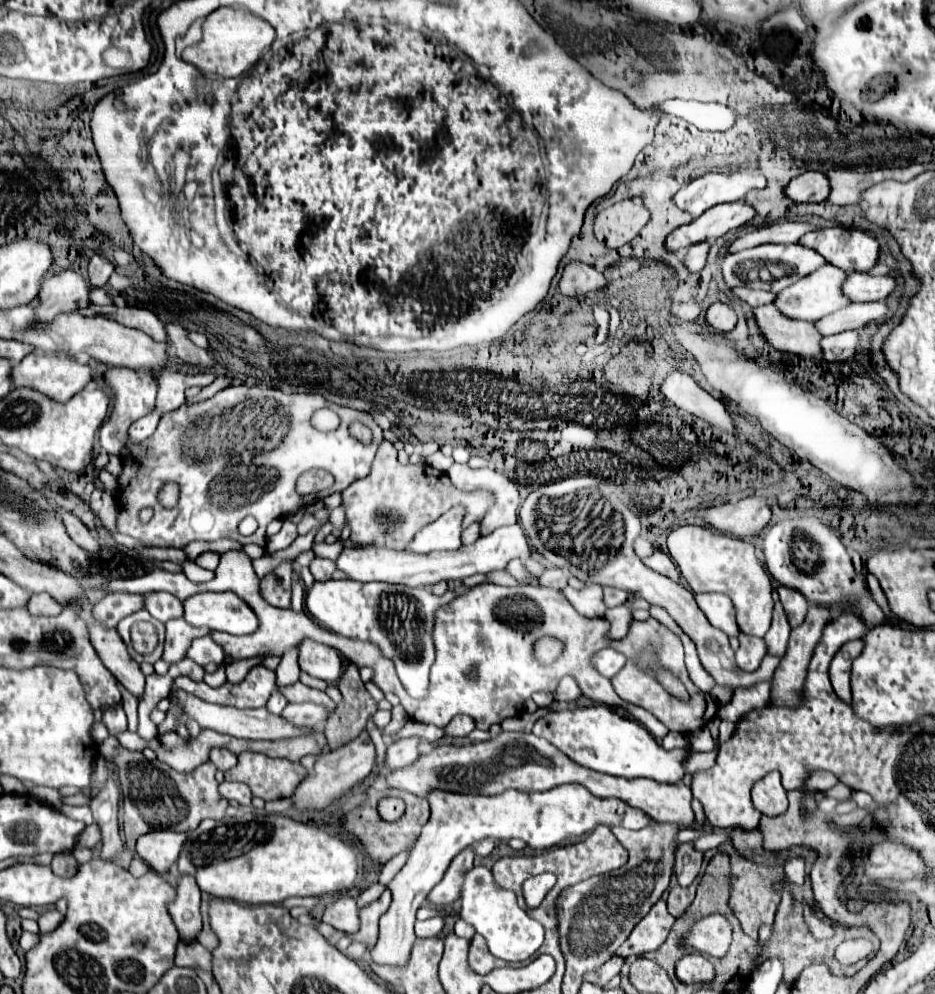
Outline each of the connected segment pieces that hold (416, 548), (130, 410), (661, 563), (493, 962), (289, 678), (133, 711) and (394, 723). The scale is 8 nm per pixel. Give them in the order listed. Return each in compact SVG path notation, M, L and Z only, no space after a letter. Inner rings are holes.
M455 506L443 514L439 520L421 528L409 550L413 552L433 552L433 550L457 550L461 547L462 520L465 509Z
M107 368L105 380L107 380L107 384L111 386L111 390L115 394L115 404L113 404L113 412L111 412L109 420L105 420L105 424L101 426L99 440L101 440L101 446L103 446L103 450L107 454L119 456L121 448L127 442L127 428L135 420L139 420L139 418L143 418L143 416L147 416L147 414L151 414L155 410L157 380L149 372L129 370L129 368Z
M655 552L653 556L645 558L643 564L657 570L657 572L661 572L661 574L665 574L665 576L669 576L669 578L673 578L673 580L679 580L679 570L665 552Z
M475 934L475 938L471 940L471 948L469 948L469 966L473 968L473 972L485 976L485 974L489 974L489 972L495 970L495 968L507 966L507 962L495 958L495 956L487 950L485 940L483 940L479 934Z
M297 648L293 650L287 650L283 656L281 656L281 664L277 666L275 674L277 674L277 688L283 688L283 686L291 686L299 680L299 664L297 664Z
M121 686L121 694L123 694L123 708L125 708L125 714L127 714L127 720L129 720L129 726L127 726L127 730L129 732L137 732L137 706L139 706L139 702L137 702L137 698L133 698L133 694L129 694L123 686Z
M393 706L393 710L391 710L391 714L393 714L393 720L389 722L389 726L383 730L387 736L391 736L391 734L395 734L401 726L405 726L405 722L409 720L409 716L405 714L405 710L403 710L403 706Z

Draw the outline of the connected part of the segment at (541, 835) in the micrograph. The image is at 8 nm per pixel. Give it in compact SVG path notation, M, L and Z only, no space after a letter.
M563 784L547 792L505 790L495 796L465 796L435 790L433 794L429 794L429 804L429 822L425 824L415 846L411 848L407 864L389 882L393 902L379 920L379 940L371 948L371 958L377 964L403 966L409 960L409 952L415 942L415 912L427 900L431 888L441 882L451 860L469 844L475 844L481 838L493 838L503 842L511 838L521 838L533 850L543 850L559 844L565 838L591 832L599 824L623 826L631 830L639 830L651 824L651 818L647 818L641 810L625 806L625 802L617 798L601 800L579 784Z

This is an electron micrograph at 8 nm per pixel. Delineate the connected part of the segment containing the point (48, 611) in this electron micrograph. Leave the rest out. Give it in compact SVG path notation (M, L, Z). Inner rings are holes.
M33 594L29 598L29 610L33 614L45 614L45 616L53 616L59 614L65 606L59 604L55 598L51 598L49 594Z

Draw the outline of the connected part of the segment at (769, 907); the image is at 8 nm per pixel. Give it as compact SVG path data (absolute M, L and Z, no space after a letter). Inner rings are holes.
M725 842L719 848L707 852L705 854L705 862L711 858L711 854L717 854L717 852L727 852L731 856L731 872L733 872L733 878L731 878L731 898L729 898L729 906L735 912L735 916L739 918L743 932L749 938L757 940L759 926L761 924L771 924L775 920L775 912L779 908L781 894L773 886L775 886L775 882L781 882L785 878L783 866L777 866L777 864L773 864L773 866L755 864L755 862L747 860L745 856L737 854L737 850L735 850L735 846L731 842Z

